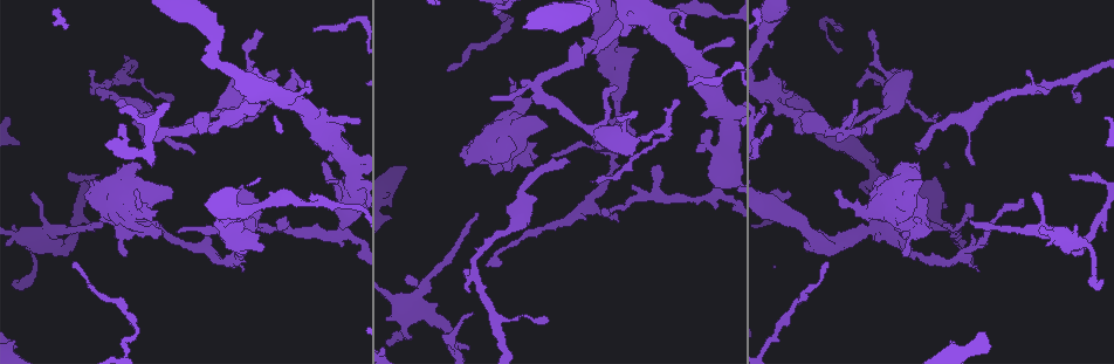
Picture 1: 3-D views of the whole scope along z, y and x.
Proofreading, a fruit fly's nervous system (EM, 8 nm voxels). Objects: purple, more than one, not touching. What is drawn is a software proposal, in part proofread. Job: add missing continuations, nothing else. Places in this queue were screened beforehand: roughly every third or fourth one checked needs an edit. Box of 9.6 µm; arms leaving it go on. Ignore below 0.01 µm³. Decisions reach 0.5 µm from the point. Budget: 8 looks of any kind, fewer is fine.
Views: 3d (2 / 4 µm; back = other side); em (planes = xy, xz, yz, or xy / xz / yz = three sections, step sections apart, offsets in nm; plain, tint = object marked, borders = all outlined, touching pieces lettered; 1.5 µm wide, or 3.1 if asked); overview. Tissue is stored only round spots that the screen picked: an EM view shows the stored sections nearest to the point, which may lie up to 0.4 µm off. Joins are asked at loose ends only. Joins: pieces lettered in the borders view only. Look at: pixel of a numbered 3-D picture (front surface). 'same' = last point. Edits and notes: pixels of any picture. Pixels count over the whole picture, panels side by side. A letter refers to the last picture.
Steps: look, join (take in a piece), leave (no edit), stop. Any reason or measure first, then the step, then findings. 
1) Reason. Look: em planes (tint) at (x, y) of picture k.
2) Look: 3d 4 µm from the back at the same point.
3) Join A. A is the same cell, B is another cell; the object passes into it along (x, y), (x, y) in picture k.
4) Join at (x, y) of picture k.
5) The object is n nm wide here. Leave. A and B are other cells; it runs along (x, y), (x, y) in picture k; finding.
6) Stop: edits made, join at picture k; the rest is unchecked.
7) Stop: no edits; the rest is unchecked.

Thin end. Look: 3d 4 µm at (785, 83) of picture 1.

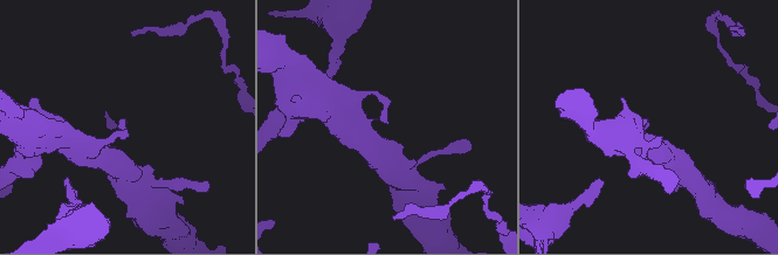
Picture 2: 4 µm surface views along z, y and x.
Look: em planes (borders) at (126, 121) of picture 2.

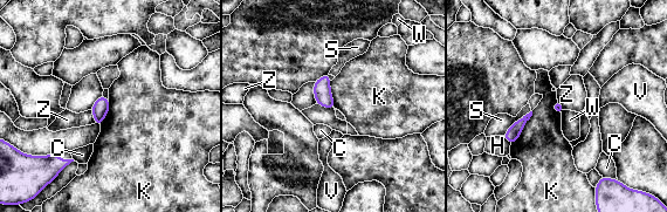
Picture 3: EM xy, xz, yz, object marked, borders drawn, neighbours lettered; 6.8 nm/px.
Leave. C, H, K, S, V, W and Z are other cells; no lettered piece goes on from it.

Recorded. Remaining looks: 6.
Free end. Look: em planes (borders) at (155, 163) of picture 1.

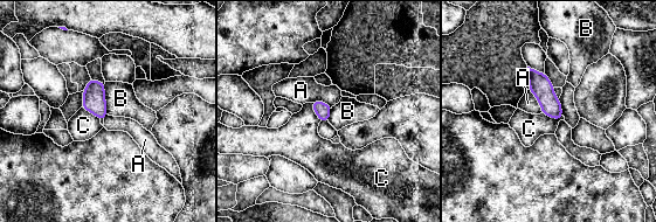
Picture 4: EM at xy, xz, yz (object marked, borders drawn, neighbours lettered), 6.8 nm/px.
The longest contact is with B, 220 nm. Leave. A, B and C are other cells; a border runs along (104, 83), (105, 111), (108, 113) in picture 4; no lettered piece goes on from it.

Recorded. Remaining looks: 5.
Look: em planes (borders) at (99, 175) of picture 1.

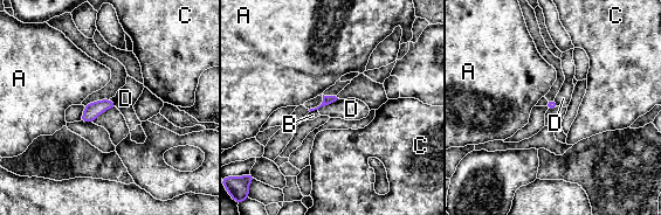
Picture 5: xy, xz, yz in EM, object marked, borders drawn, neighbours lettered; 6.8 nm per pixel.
Leave. A, B, C and D are other cells; no lettered piece goes on from it.

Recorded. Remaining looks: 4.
Stop: no edits; the rest is unchecked.

